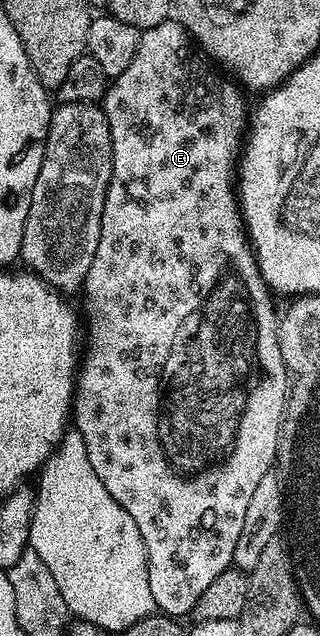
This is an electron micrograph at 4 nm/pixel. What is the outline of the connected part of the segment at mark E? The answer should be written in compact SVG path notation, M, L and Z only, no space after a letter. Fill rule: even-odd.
M169 20L160 24L154 24L154 28L143 31L138 40L138 52L134 52L134 60L130 60L130 68L126 68L126 72L122 72L118 77L111 79L110 85L104 91L102 99L102 109L106 120L110 124L110 140L112 141L112 175L110 176L110 184L106 192L106 204L104 205L104 215L102 216L102 224L100 225L100 235L98 236L98 252L94 252L94 260L90 264L90 272L86 272L86 280L82 287L82 295L84 294L84 310L88 313L88 322L86 318L86 338L88 334L88 351L83 351L82 357L78 362L76 371L76 388L72 399L71 417L74 419L74 428L82 436L82 440L86 440L86 456L90 456L90 464L94 467L94 472L98 472L98 480L102 480L102 484L106 488L106 492L110 492L110 496L114 496L114 500L118 500L118 504L130 516L130 520L134 520L134 524L138 524L138 532L140 533L140 543L144 545L144 557L148 559L148 575L150 576L150 596L154 596L154 604L156 610L161 614L167 614L168 617L177 620L183 619L185 616L191 615L194 604L198 604L198 596L202 596L202 592L206 592L206 587L210 585L217 576L222 576L224 570L232 566L232 557L234 556L234 544L238 544L238 536L242 533L242 523L246 517L246 507L250 504L250 499L253 495L252 489L258 486L262 480L262 476L266 476L268 470L271 469L275 460L276 449L278 448L278 440L280 439L280 431L276 427L277 418L284 410L285 404L288 403L288 373L284 367L282 360L282 348L280 347L280 332L278 329L278 310L272 307L273 295L270 293L264 277L260 275L260 266L256 263L256 252L252 248L252 243L249 242L247 233L244 229L244 219L240 213L238 205L238 190L234 185L234 179L238 174L238 155L242 150L242 139L246 134L246 127L250 122L250 106L244 103L245 91L241 89L235 81L227 82L223 78L223 73L215 74L211 70L213 67L198 53L197 47L194 45L194 39L185 26L179 20Z

